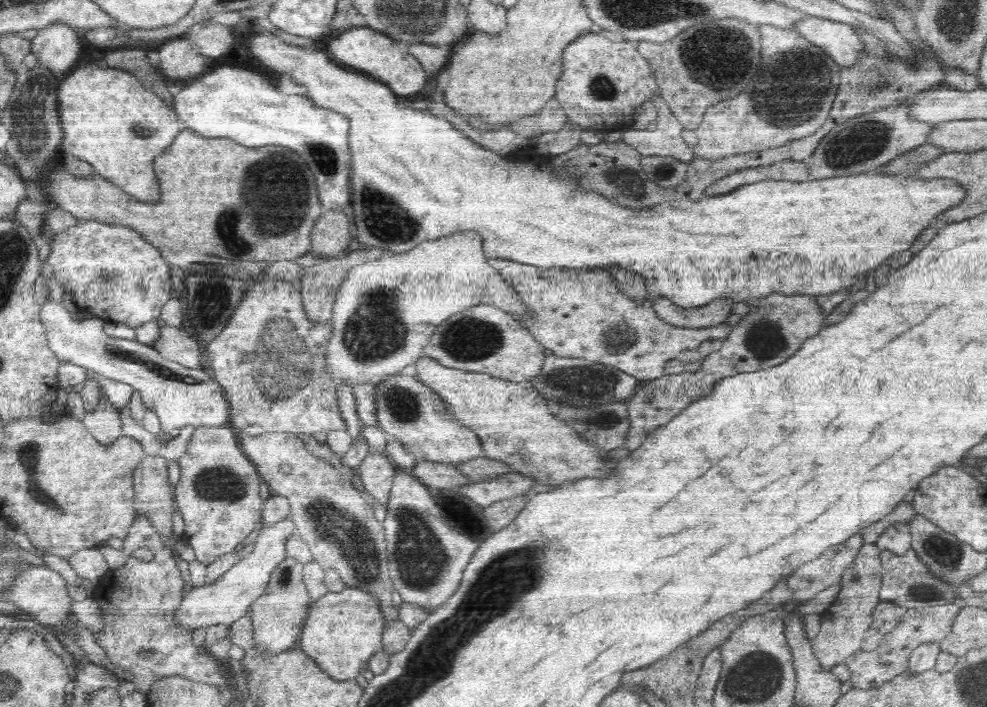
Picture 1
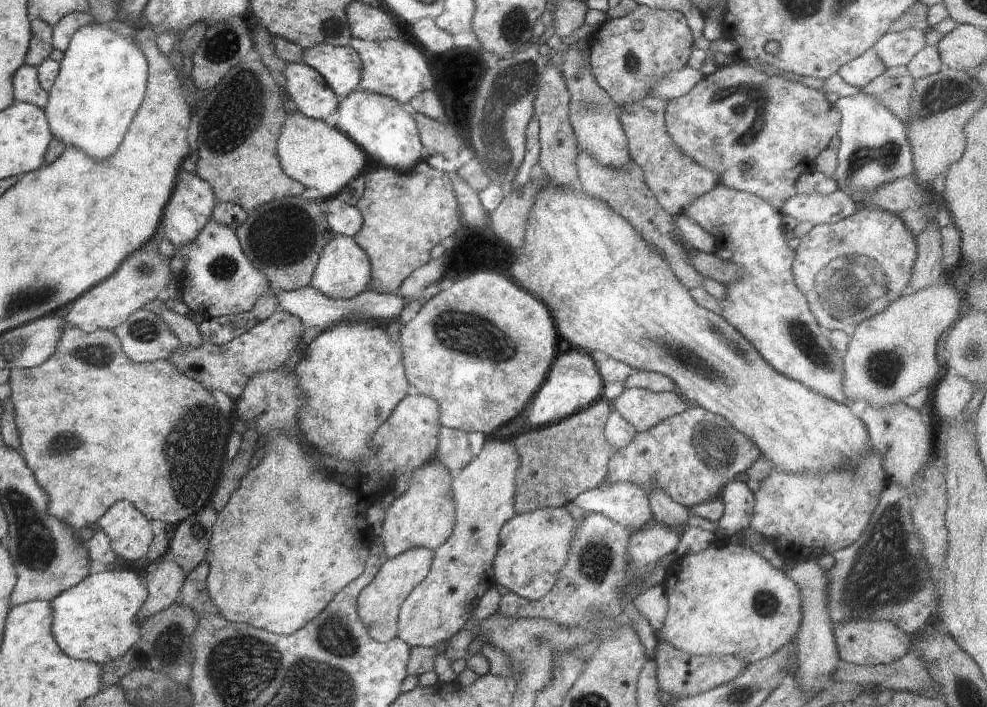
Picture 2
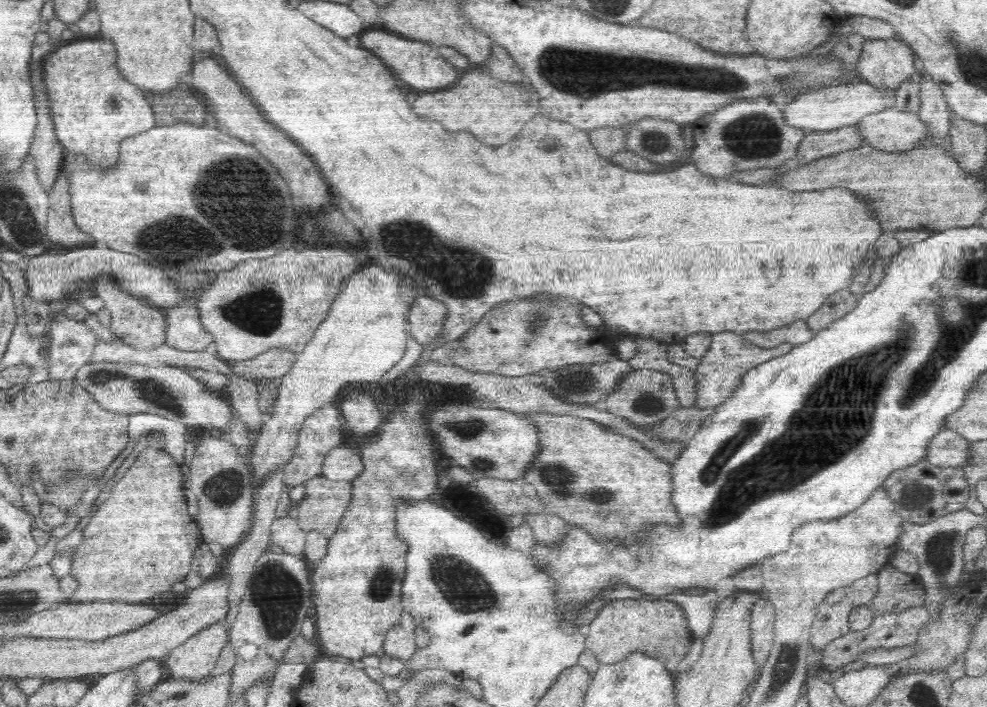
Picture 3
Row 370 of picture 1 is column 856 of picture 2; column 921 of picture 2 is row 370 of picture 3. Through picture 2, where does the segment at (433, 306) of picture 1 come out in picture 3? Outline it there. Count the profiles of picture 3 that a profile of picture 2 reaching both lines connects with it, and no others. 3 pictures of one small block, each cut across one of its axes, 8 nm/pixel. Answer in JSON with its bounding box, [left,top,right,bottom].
[246,262,412,489]

